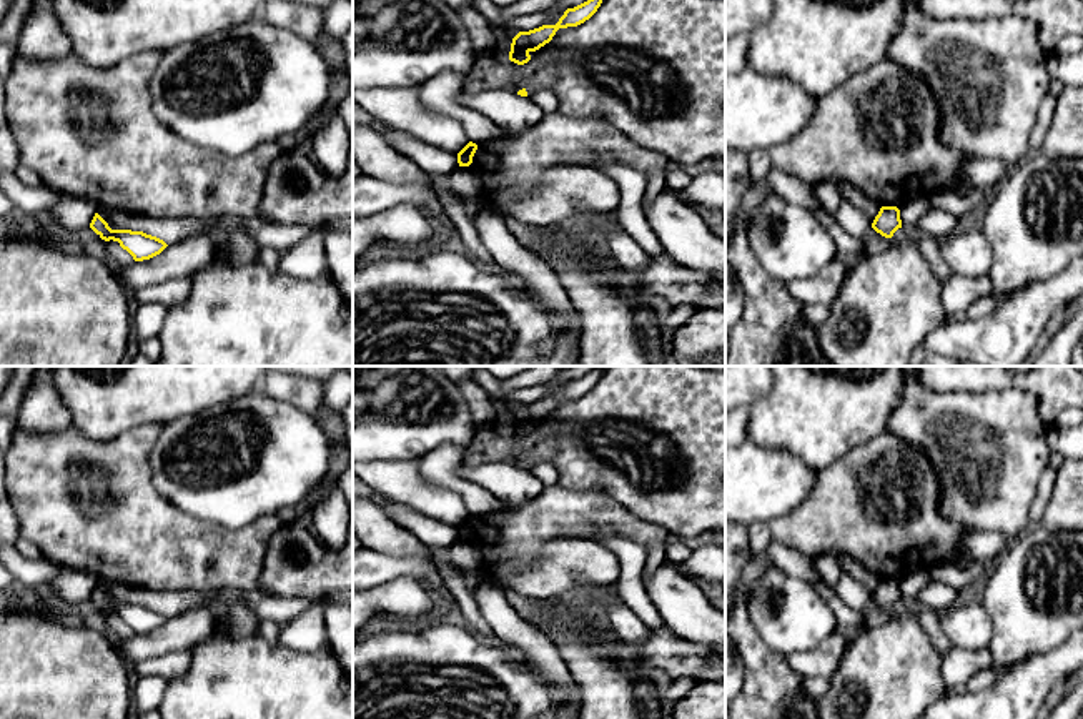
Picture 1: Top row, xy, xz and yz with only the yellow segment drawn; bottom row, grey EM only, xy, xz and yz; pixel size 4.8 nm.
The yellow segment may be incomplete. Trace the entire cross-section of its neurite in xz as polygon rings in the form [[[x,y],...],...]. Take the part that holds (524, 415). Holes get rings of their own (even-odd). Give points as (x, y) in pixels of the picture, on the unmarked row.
[[[604,368],[589,371],[587,374],[567,381],[556,398],[542,398],[529,404],[519,404],[511,416],[509,433],[524,438],[531,433],[531,424],[539,423],[552,413],[559,401],[577,399],[589,393],[602,376]]]

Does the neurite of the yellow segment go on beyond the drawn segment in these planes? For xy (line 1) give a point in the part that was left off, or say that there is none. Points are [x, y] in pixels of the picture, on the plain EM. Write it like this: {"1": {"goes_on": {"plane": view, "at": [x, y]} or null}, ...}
{"1": {"goes_on": null}}

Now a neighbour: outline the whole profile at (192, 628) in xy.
[[[211,606],[191,607],[168,617],[160,627],[115,639],[125,661],[138,664],[143,659],[165,656],[173,651],[193,651],[216,637],[216,624],[225,611]]]

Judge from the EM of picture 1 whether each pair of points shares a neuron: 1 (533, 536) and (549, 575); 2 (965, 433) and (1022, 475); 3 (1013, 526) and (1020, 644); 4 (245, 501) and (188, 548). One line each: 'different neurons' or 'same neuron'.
1: different neurons
2: same neuron
3: different neurons
4: different neurons

